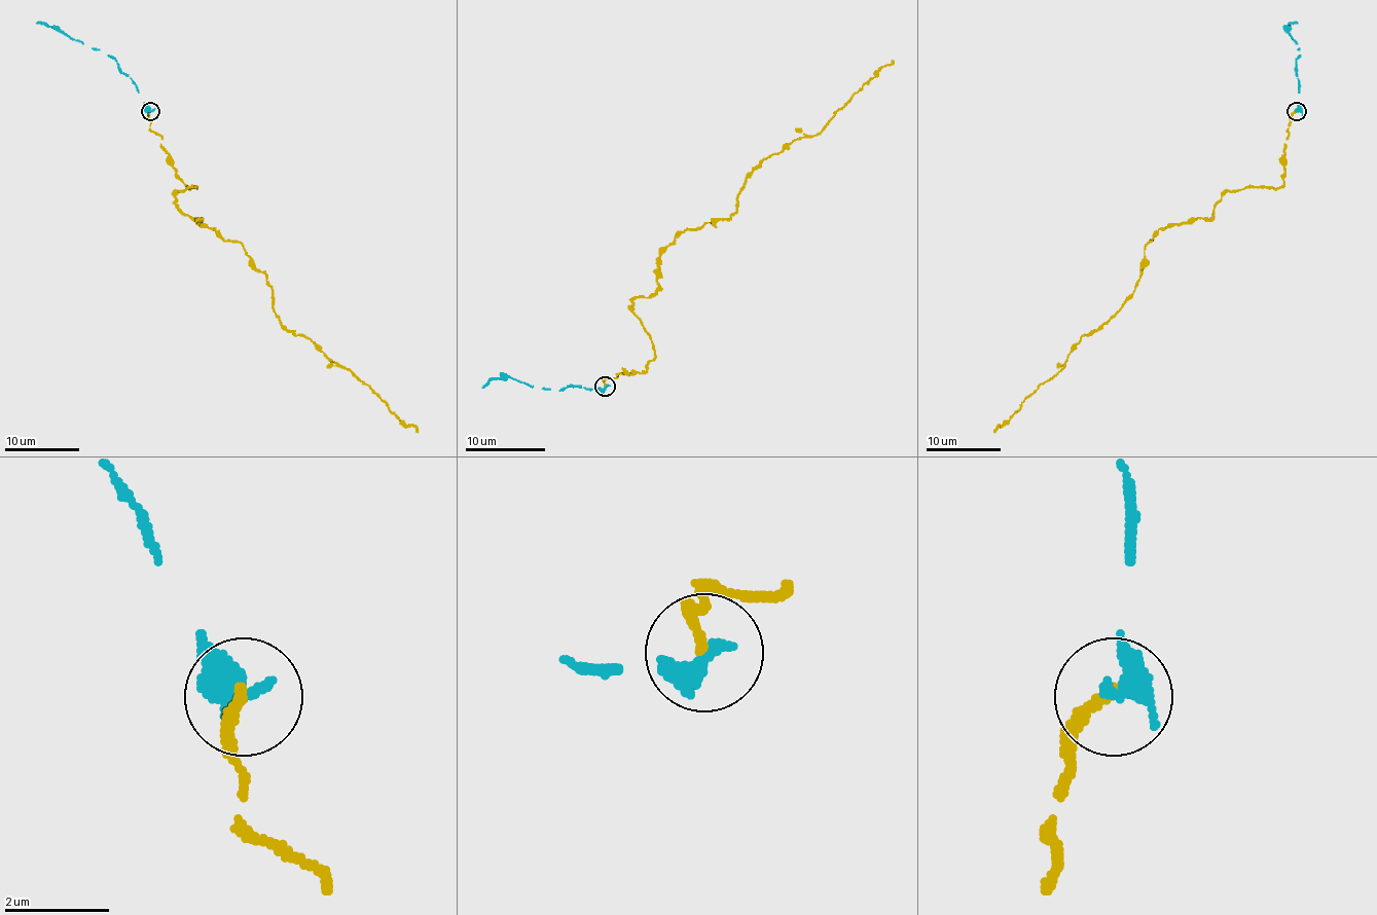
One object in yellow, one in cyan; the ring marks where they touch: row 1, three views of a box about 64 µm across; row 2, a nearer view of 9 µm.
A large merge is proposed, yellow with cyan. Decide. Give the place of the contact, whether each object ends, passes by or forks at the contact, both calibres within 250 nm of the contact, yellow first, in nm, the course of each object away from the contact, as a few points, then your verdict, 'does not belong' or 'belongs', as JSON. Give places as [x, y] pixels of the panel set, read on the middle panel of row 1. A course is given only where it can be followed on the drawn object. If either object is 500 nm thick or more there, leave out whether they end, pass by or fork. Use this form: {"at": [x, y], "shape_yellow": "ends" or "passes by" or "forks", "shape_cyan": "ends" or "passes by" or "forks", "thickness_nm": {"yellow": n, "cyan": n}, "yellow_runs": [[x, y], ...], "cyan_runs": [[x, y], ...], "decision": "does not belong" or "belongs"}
{"at": [605, 387], "shape_yellow": "ends", "shape_cyan": "passes by", "thickness_nm": {"yellow": 200, "cyan": 360}, "yellow_runs": [[605, 387], [654, 357], [632, 310], [660, 253], [728, 219], [753, 171], [893, 61]], "cyan_runs": [[605, 387], [567, 387], [558, 391], [506, 376], [491, 378], [482, 387]], "decision": "belongs"}

